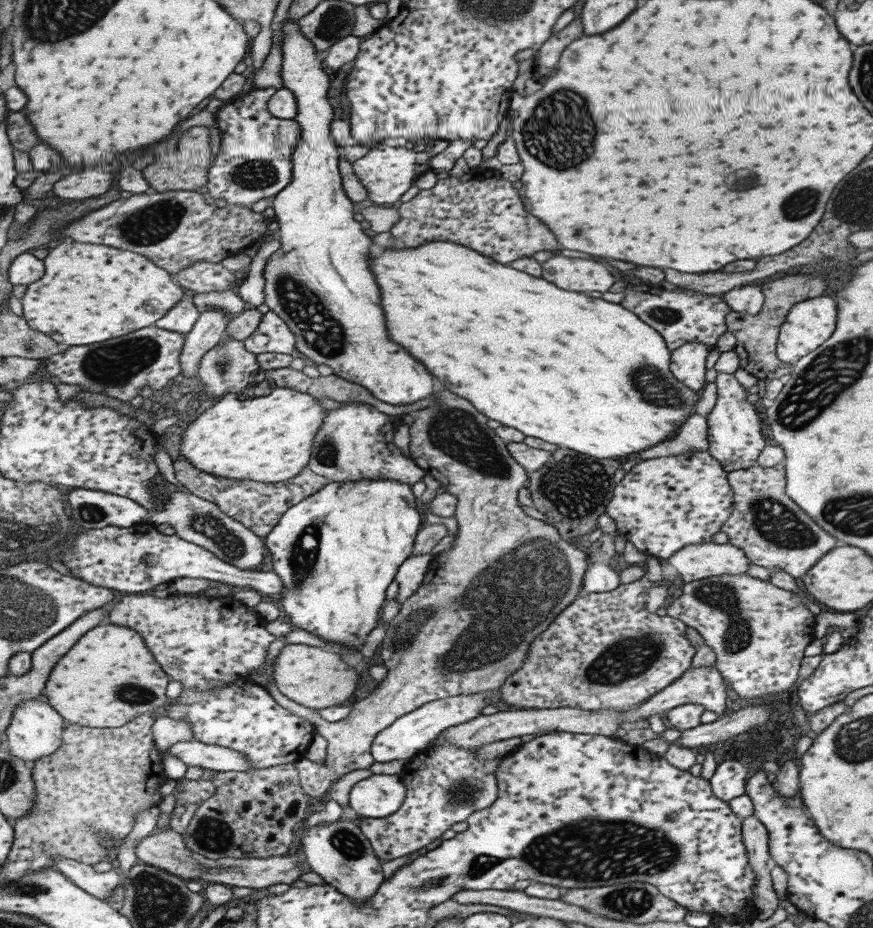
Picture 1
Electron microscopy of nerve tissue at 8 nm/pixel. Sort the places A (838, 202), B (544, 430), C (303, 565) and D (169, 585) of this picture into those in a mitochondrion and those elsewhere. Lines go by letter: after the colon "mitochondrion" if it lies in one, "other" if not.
A: mitochondrion
B: other
C: mitochondrion
D: other

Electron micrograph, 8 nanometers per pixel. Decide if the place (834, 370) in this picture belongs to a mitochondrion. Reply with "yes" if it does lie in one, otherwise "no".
yes

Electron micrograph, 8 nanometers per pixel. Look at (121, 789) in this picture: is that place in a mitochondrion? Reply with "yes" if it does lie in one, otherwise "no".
no

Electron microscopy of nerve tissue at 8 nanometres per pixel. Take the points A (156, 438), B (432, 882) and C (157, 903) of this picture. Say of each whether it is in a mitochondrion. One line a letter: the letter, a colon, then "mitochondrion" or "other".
A: other
B: mitochondrion
C: mitochondrion

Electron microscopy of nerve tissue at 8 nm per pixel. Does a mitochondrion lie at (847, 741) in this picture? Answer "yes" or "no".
yes

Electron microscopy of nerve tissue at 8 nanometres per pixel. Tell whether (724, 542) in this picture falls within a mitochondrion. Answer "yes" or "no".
no

